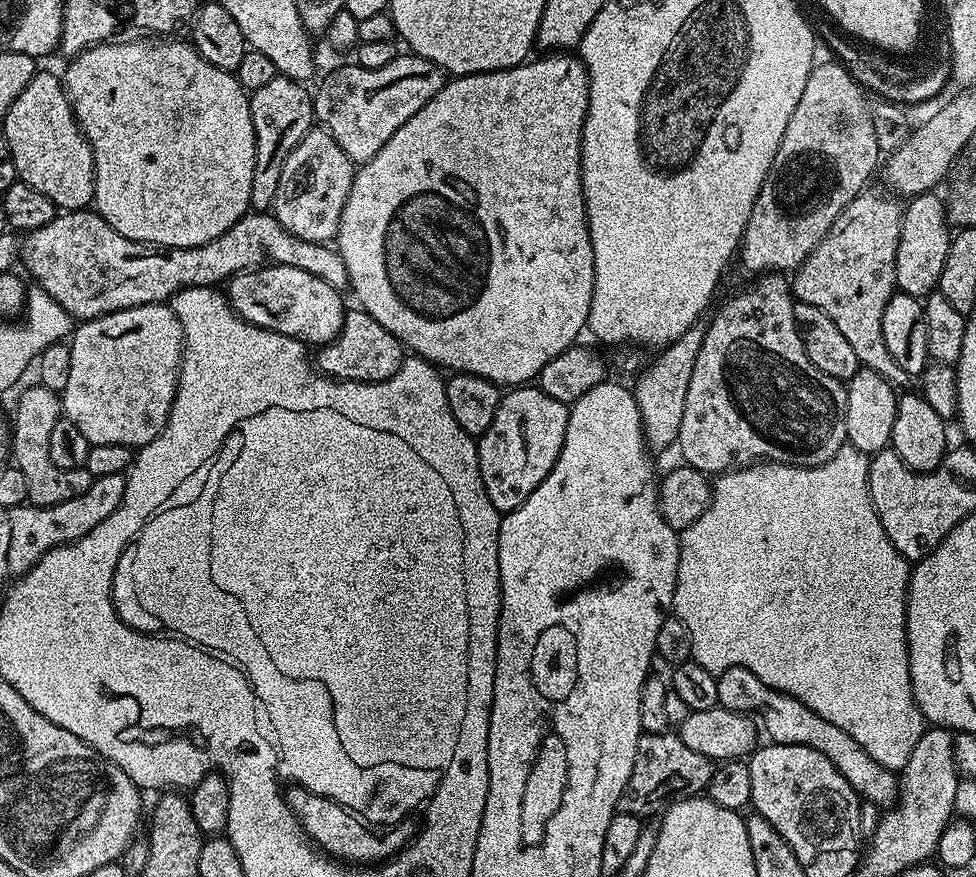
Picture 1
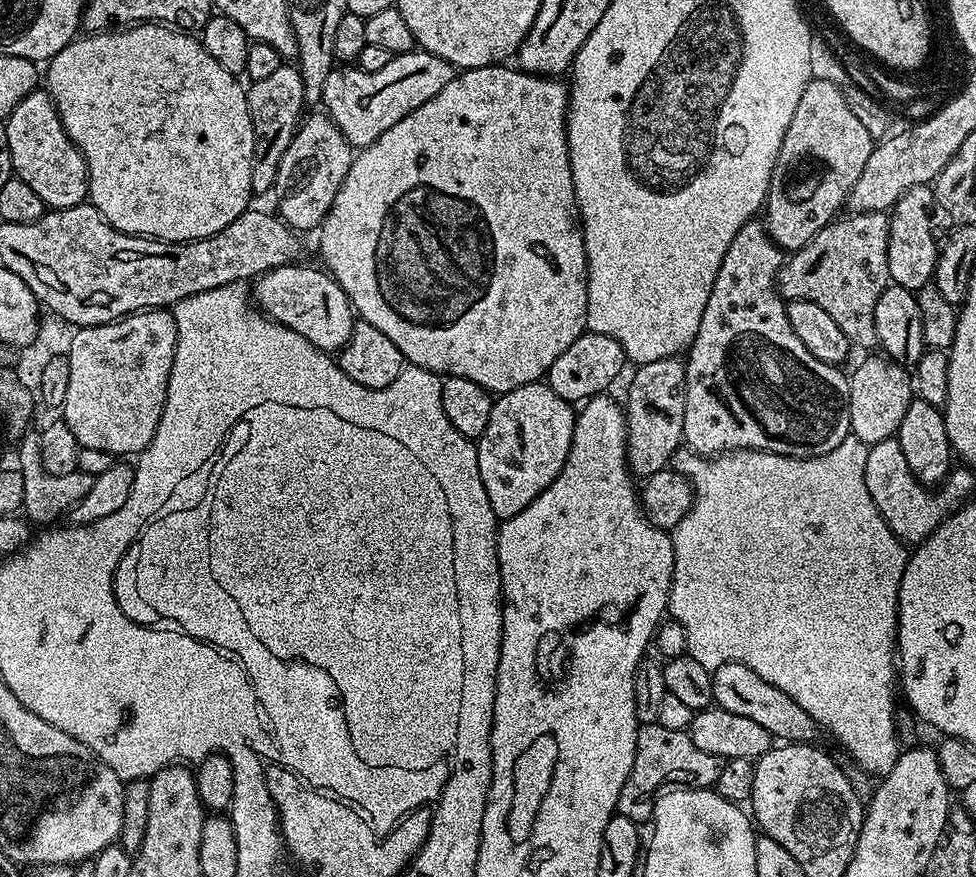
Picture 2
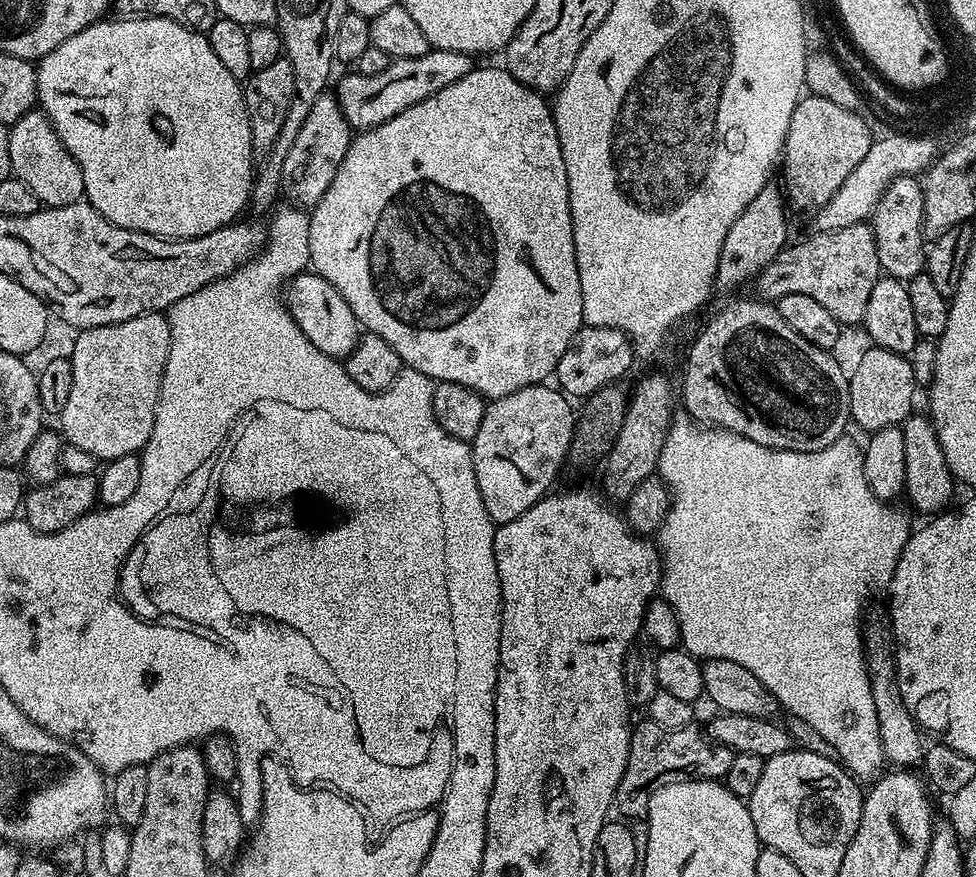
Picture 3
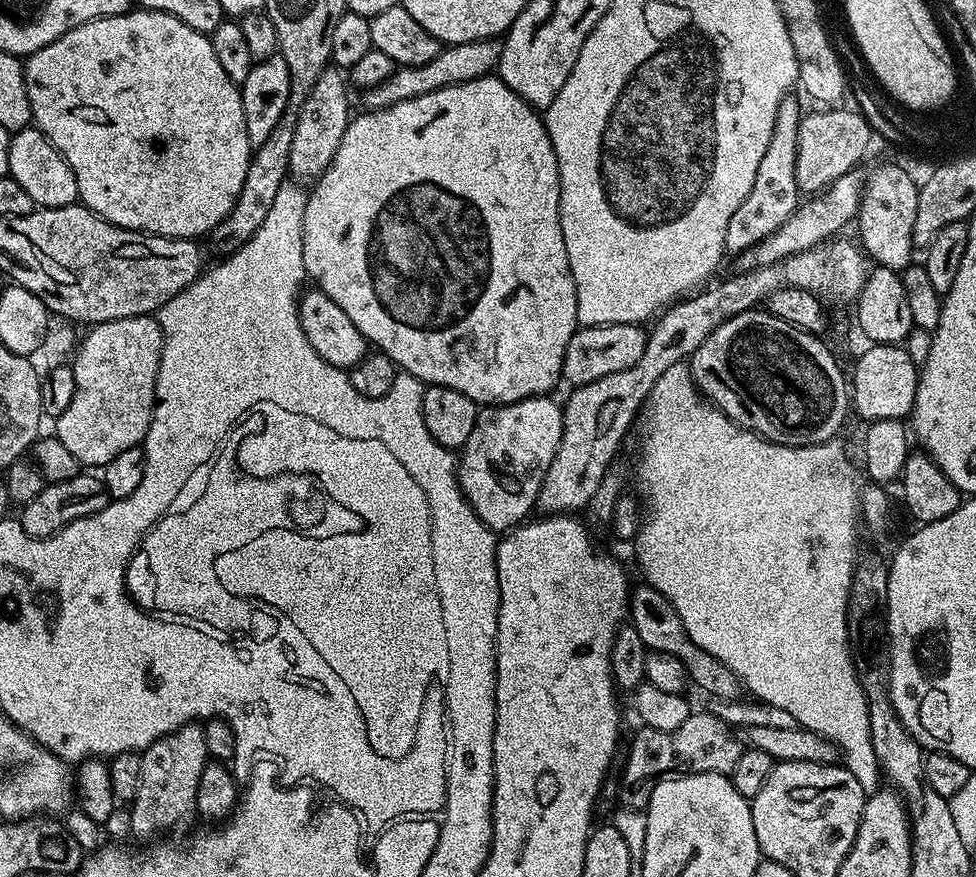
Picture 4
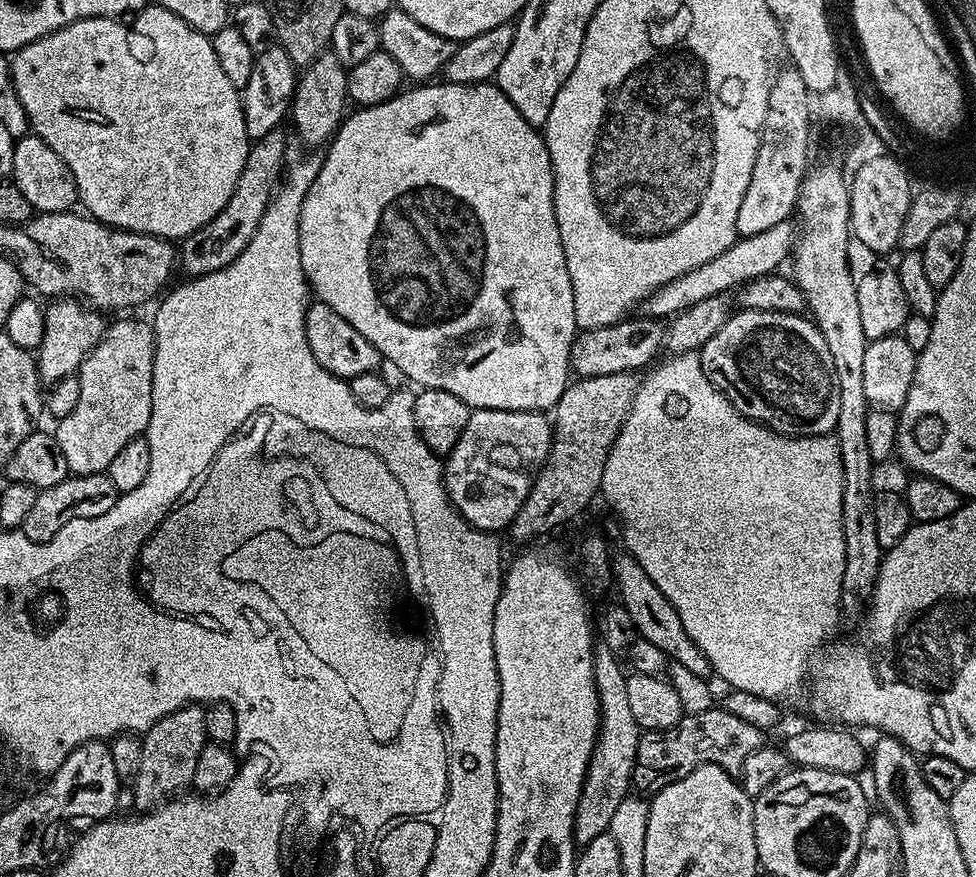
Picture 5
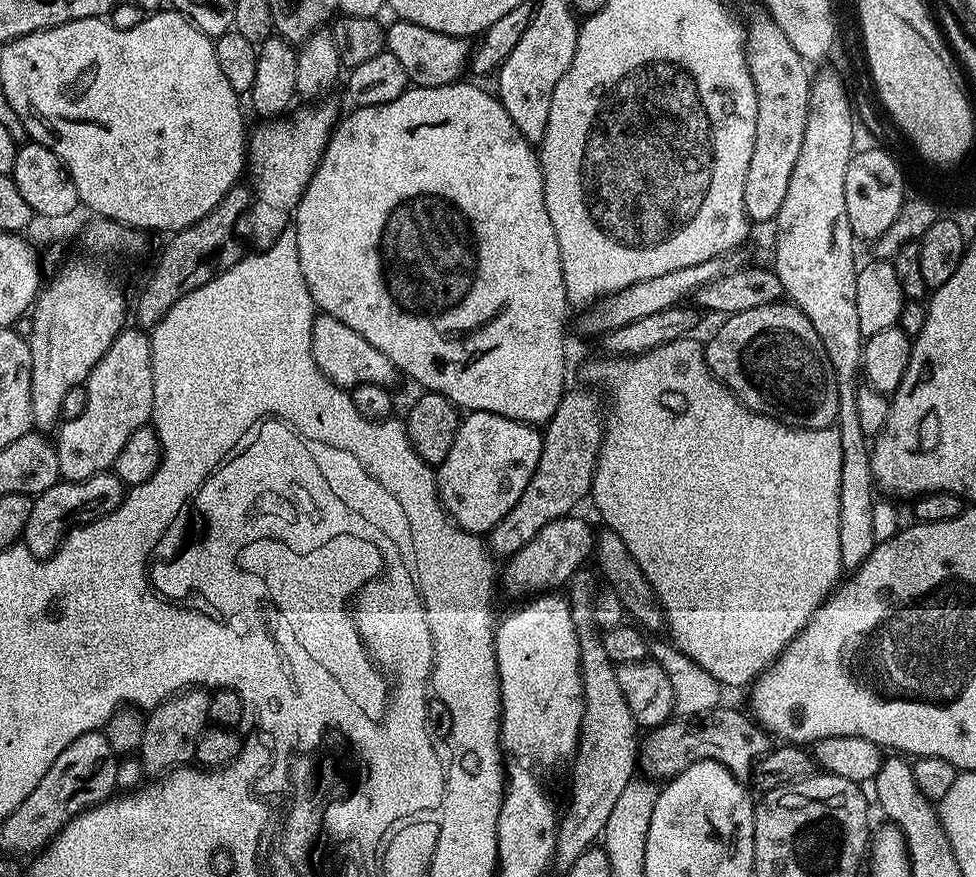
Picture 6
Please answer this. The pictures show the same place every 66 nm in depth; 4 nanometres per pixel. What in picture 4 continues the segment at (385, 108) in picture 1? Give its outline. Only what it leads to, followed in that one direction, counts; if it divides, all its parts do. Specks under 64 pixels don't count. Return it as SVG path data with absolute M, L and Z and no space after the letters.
M499 39L475 40L474 42L462 42L461 44L449 44L441 47L438 58L426 62L426 66L414 66L413 68L397 67L396 71L373 88L363 89L363 107L368 110L375 108L389 108L403 100L409 100L422 94L430 94L434 90L442 90L446 86L454 86L462 82L470 82L474 78L482 78L489 75L500 63Z

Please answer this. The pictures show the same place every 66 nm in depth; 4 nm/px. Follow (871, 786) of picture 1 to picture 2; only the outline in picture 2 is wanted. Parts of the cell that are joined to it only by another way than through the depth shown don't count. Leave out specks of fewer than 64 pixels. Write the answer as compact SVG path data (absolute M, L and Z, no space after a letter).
M726 662L722 666L711 669L712 704L722 710L730 710L730 714L739 714L741 718L751 718L764 727L771 736L780 742L812 742L817 738L818 729L814 718L790 698L790 694L782 694L778 686L770 686L763 678L758 678L750 666L742 666L738 662Z

